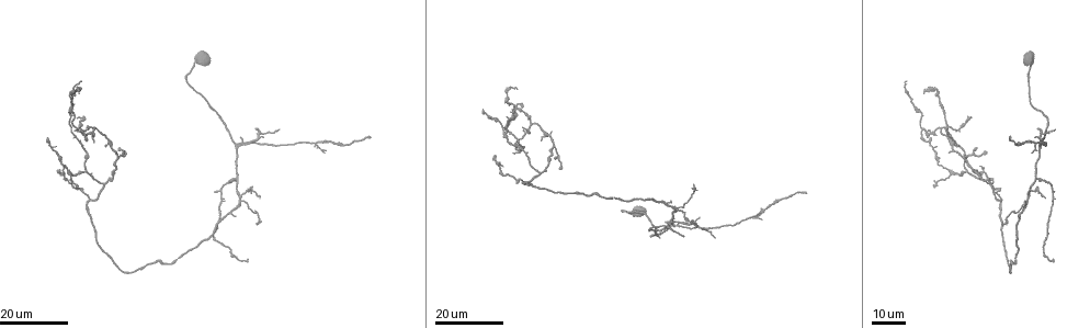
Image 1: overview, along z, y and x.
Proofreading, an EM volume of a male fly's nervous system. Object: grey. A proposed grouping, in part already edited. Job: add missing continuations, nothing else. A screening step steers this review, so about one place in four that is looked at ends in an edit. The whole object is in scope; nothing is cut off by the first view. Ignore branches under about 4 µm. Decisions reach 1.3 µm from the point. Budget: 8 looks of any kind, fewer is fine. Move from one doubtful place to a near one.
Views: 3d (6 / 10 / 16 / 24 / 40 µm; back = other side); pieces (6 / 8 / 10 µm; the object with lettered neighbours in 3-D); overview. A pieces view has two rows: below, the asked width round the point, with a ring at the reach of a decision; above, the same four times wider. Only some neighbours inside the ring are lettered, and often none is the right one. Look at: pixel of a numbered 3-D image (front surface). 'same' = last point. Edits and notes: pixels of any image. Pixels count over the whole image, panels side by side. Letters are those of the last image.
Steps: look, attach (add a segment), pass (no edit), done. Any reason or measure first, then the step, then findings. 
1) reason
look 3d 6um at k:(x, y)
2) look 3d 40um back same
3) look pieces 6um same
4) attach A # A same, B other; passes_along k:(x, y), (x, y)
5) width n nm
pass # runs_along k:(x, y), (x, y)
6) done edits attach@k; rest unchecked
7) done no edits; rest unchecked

long arm stops here
look 3d 24um at 1:(908, 81)

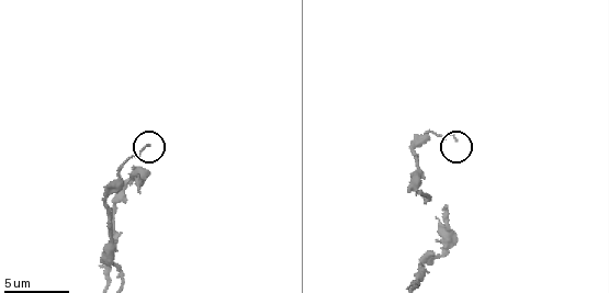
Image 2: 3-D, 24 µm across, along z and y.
look pieces 6um at 2:(454, 137)

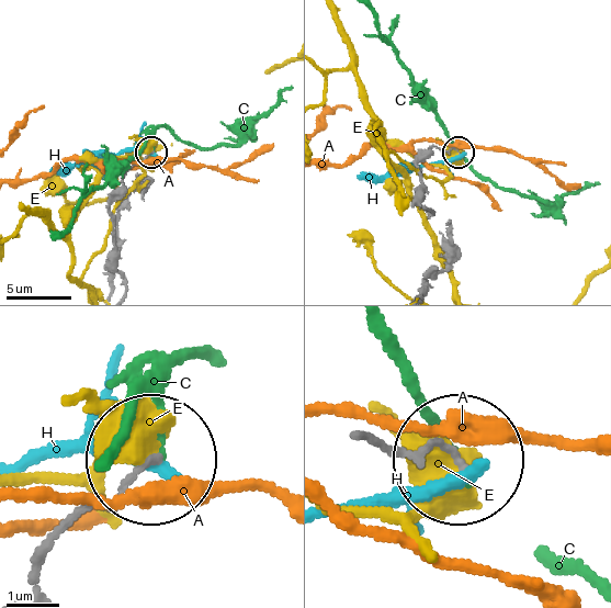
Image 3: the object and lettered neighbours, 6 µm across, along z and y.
width 100 nm
pass # A other, C other, E other, H other; no lettered segment goes on from it

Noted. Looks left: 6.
long arm stops here
look 3d 10um at 2:(446, 206)

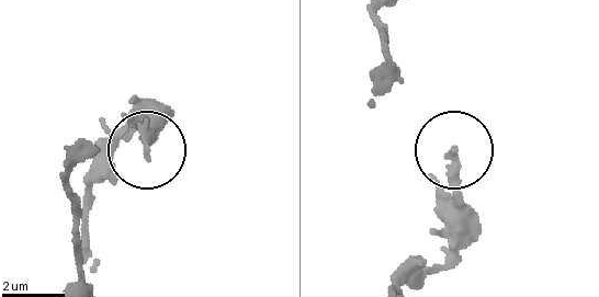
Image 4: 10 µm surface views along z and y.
look pieces 10um at 4:(145, 157)

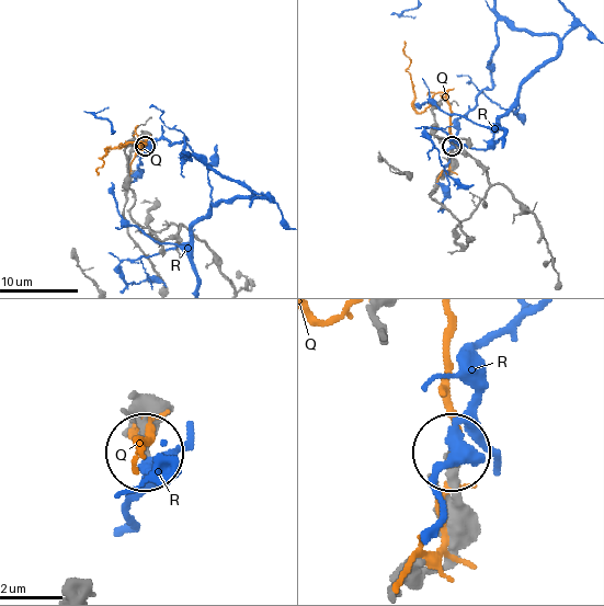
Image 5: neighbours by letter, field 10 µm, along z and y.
pass # Q other, R other; none of them fits

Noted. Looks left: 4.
an open end
look 3d 16um at 1:(515, 151)

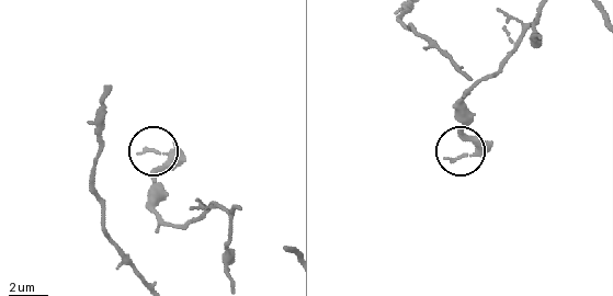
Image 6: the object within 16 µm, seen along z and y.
look pieces 6um at 6:(138, 153)

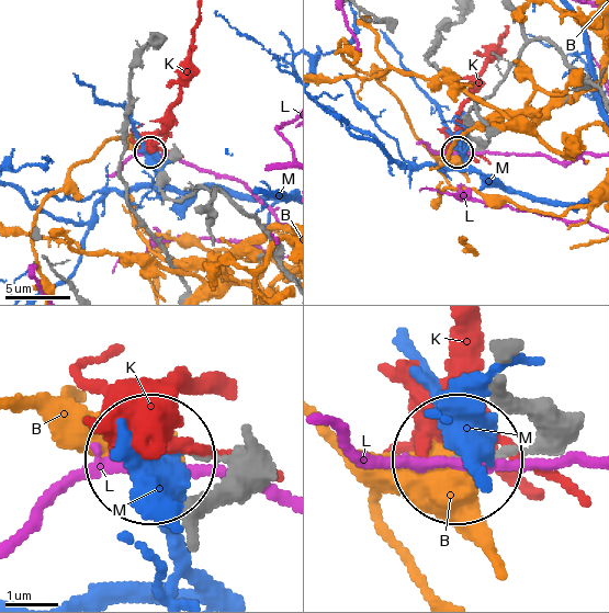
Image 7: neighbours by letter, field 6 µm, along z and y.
pass # B other, K other, L other, M other; no lettered segment goes on from it

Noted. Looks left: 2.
an open end
look 3d 16um at 1:(1036, 129)

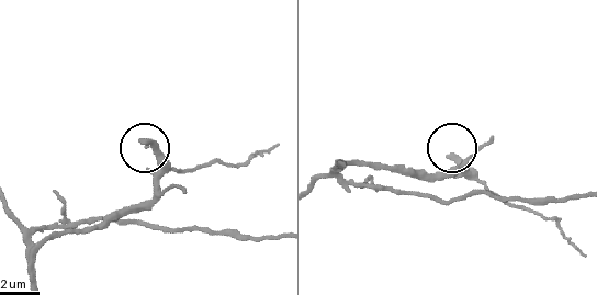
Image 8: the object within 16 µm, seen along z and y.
look pieces 6um at 8:(144, 142)

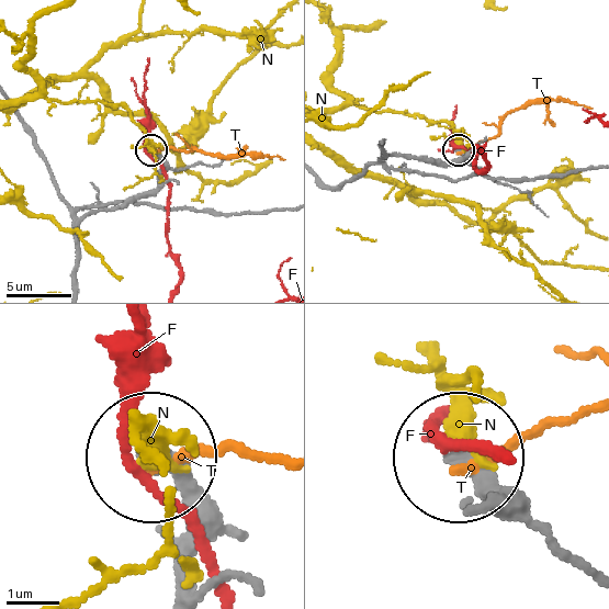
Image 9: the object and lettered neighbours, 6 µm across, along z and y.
pass # F other, N other, T other; none of them fits

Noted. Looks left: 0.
done no edits; rest unchecked

